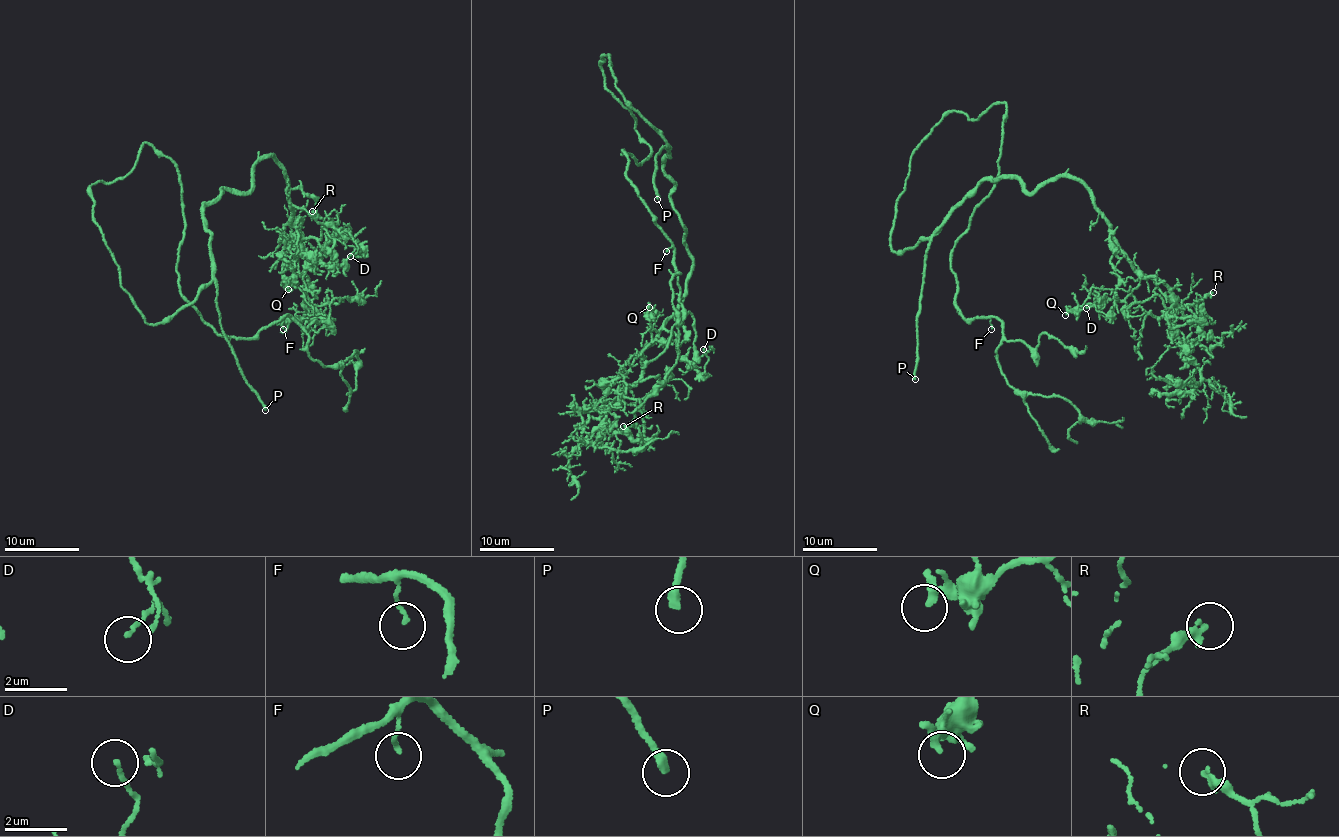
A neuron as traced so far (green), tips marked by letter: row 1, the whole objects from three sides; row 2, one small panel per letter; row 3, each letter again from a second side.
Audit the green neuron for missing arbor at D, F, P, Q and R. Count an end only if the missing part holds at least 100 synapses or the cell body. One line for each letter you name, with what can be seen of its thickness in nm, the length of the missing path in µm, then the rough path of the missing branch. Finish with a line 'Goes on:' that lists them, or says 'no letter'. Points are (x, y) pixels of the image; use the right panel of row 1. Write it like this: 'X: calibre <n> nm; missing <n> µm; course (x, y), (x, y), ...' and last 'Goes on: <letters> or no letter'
P: calibre 280 nm; missing 30 µm; course (915, 379), (916, 428), (924, 491), (916, 503), (897, 509), (872, 505), (878, 512)
Goes on: P

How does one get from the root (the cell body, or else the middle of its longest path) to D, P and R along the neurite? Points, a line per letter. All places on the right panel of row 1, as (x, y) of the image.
D: (905, 189), (902, 254), (985, 180), (1079, 180), (1119, 281), (1113, 308), (1086, 308)
P: (905, 189), (898, 199), (892, 248), (902, 254), (922, 240), (930, 242), (916, 324), (915, 379)
R: (905, 189), (902, 254), (985, 180), (1079, 180), (1167, 287), (1171, 327), (1213, 292)

